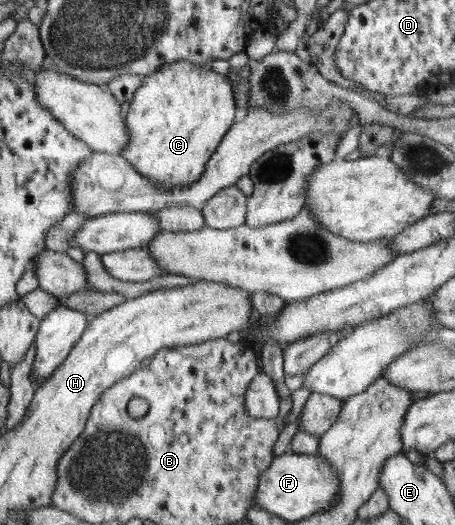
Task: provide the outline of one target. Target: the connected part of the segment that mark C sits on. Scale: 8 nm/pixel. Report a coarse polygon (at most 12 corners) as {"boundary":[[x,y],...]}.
{"boundary":[[143,77],[122,156],[163,190],[193,185],[235,119],[227,77]]}

